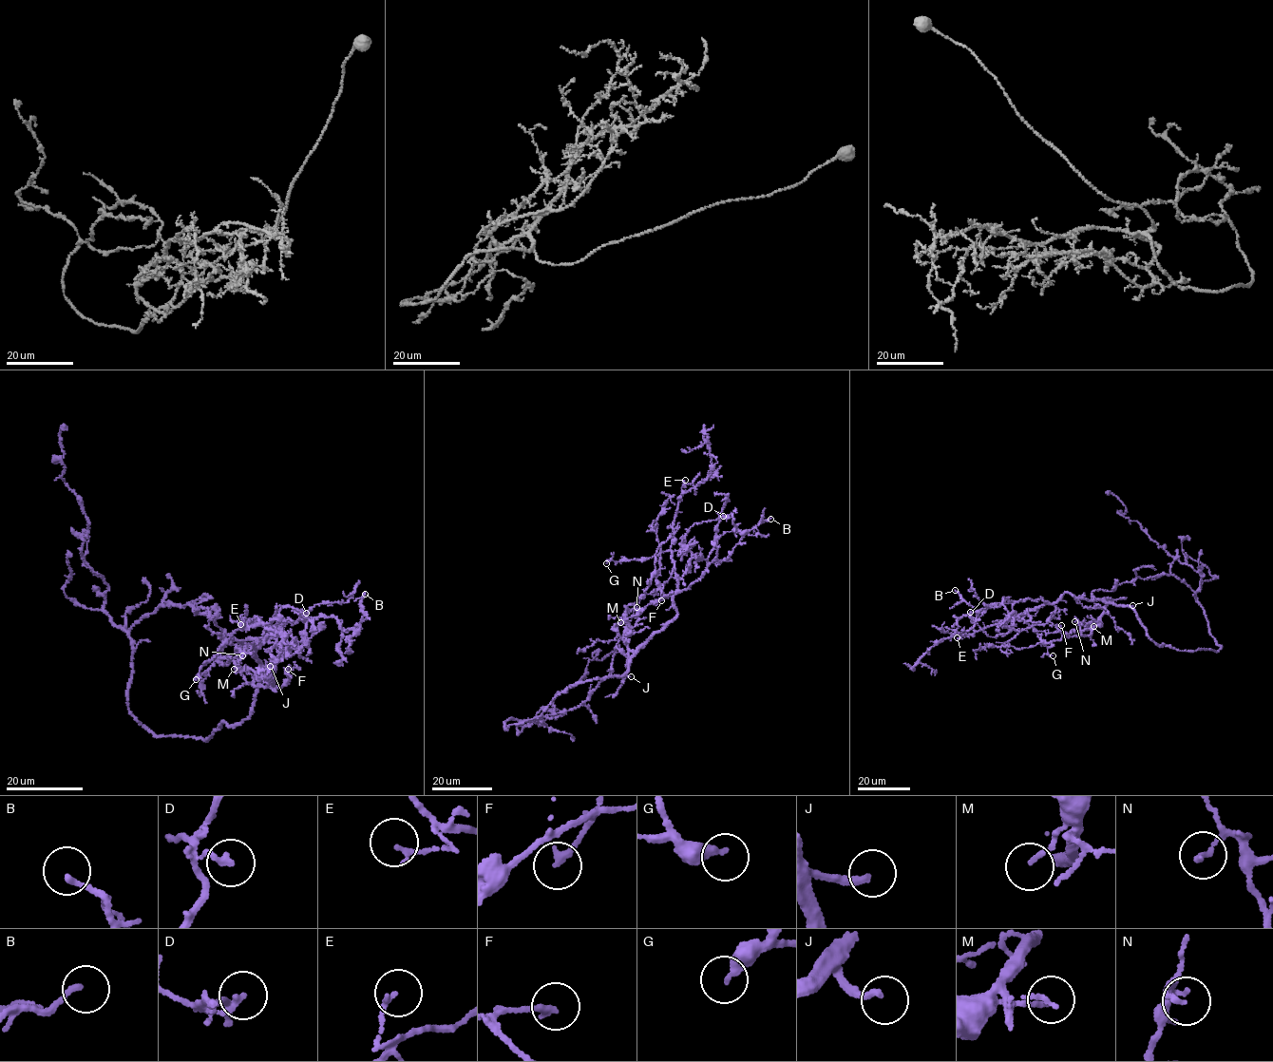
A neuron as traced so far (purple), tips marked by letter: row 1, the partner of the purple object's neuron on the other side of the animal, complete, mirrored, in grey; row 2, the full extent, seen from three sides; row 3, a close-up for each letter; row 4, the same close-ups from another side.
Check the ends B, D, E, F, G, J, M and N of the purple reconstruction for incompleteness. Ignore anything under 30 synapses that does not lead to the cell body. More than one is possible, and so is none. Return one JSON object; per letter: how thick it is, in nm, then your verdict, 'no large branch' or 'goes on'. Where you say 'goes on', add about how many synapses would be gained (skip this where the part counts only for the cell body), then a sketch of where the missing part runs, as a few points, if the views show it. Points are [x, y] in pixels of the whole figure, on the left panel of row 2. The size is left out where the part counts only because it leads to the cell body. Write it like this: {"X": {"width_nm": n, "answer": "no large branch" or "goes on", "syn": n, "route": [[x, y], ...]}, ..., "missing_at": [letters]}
{"B": {"width_nm": 170, "answer": "no large branch"}, "D": {"width_nm": 200, "answer": "no large branch"}, "E": {"width_nm": 150, "answer": "no large branch"}, "F": {"width_nm": 240, "answer": "no large branch"}, "G": {"width_nm": 400, "answer": "no large branch"}, "J": {"width_nm": 220, "answer": "goes on", "route": [[270, 666], [307, 633], [337, 620], [346, 611], [372, 548], [384, 506], [408, 442], [413, 425], [410, 399]]}, "M": {"width_nm": 110, "answer": "no large branch"}, "N": {"width_nm": 170, "answer": "no large branch"}, "missing_at": ["J"]}

